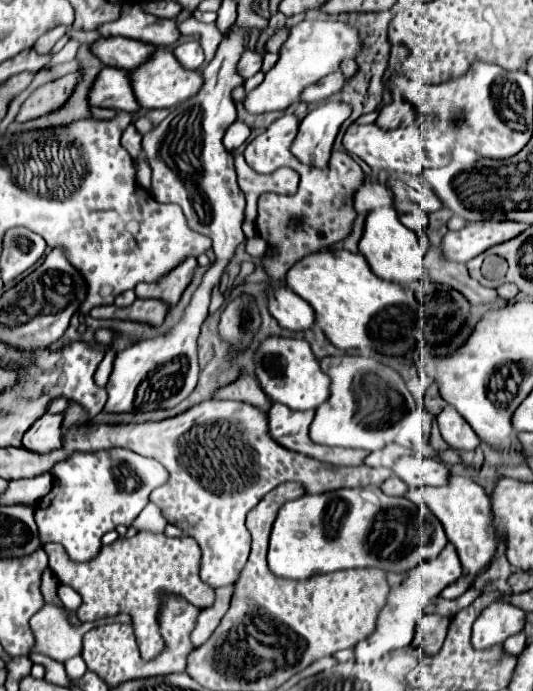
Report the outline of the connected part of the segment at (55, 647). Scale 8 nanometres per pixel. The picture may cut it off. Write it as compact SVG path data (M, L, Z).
M45 603L43 609L31 617L31 631L35 633L35 649L31 653L43 653L59 663L71 659L73 655L79 655L81 653L81 639L83 635L93 629L93 627L111 623L131 623L131 617L129 615L117 615L117 617L111 617L111 619L101 619L95 622L84 622L81 627L73 627L69 621L67 621L67 615L61 607L55 607L55 605L49 605Z

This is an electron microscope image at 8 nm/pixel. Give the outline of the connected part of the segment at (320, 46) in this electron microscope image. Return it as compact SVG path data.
M301 21L299 25L291 27L291 35L283 45L277 63L265 73L261 85L247 91L243 99L243 107L253 115L267 113L267 111L283 111L293 101L299 99L305 87L323 79L327 73L333 73L341 61L357 55L359 55L359 35L349 23Z

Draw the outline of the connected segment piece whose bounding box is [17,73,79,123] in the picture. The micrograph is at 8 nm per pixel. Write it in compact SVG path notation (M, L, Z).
M71 73L71 75L65 75L53 83L39 87L37 91L33 91L31 97L23 103L23 107L17 115L17 121L21 121L21 123L29 121L29 119L35 119L35 117L45 115L51 109L59 107L71 95L71 89L75 87L77 79L79 79L79 75Z

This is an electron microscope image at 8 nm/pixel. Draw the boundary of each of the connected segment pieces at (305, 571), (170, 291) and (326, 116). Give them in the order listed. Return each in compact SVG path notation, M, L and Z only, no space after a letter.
M375 487L375 501L365 501L361 489L337 489L321 495L303 495L285 503L273 523L269 541L269 567L277 577L307 579L319 573L333 573L353 567L377 567L393 573L407 573L423 559L435 559L447 545L447 535L439 519L405 497L389 497Z
M189 257L179 267L175 267L169 275L165 275L159 283L139 283L135 287L135 295L139 299L165 301L169 305L169 309L173 309L177 305L177 301L181 299L183 291L187 289L187 285L191 283L195 267L197 267L195 257Z
M325 103L313 109L299 127L291 153L303 161L303 165L327 167L333 141L339 133L341 123L351 115L351 107L345 103Z

